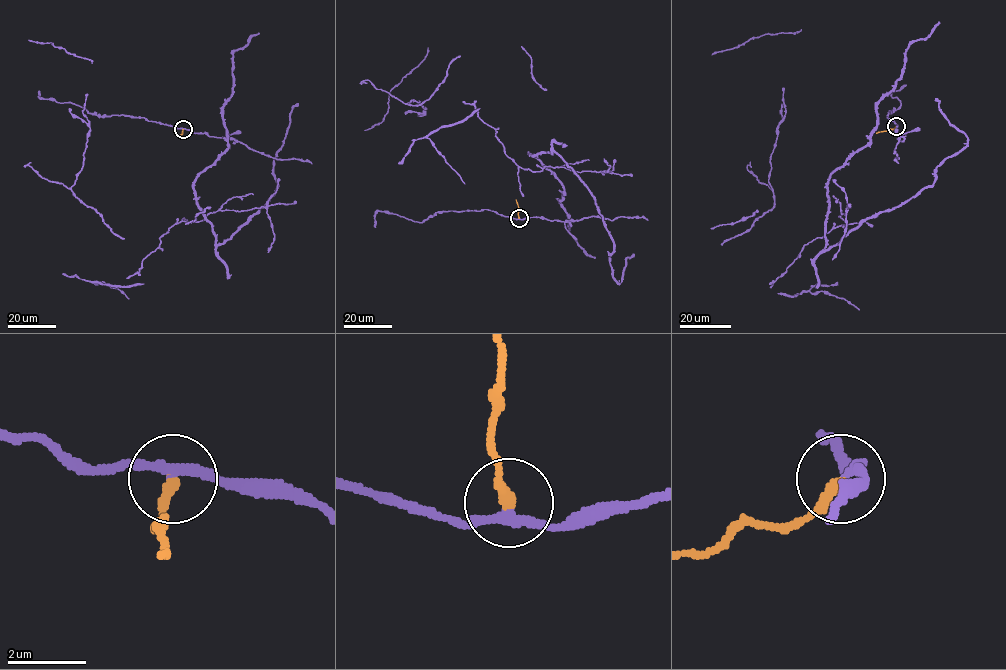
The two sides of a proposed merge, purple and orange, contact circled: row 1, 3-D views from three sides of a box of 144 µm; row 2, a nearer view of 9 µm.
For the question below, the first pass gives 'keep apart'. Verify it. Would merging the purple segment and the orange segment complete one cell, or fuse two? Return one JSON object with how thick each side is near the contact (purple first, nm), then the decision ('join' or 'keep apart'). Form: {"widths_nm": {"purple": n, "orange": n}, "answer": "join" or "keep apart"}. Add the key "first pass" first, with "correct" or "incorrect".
{"first pass": "correct", "widths_nm": {"purple": 240, "orange": 280}, "answer": "keep apart"}

